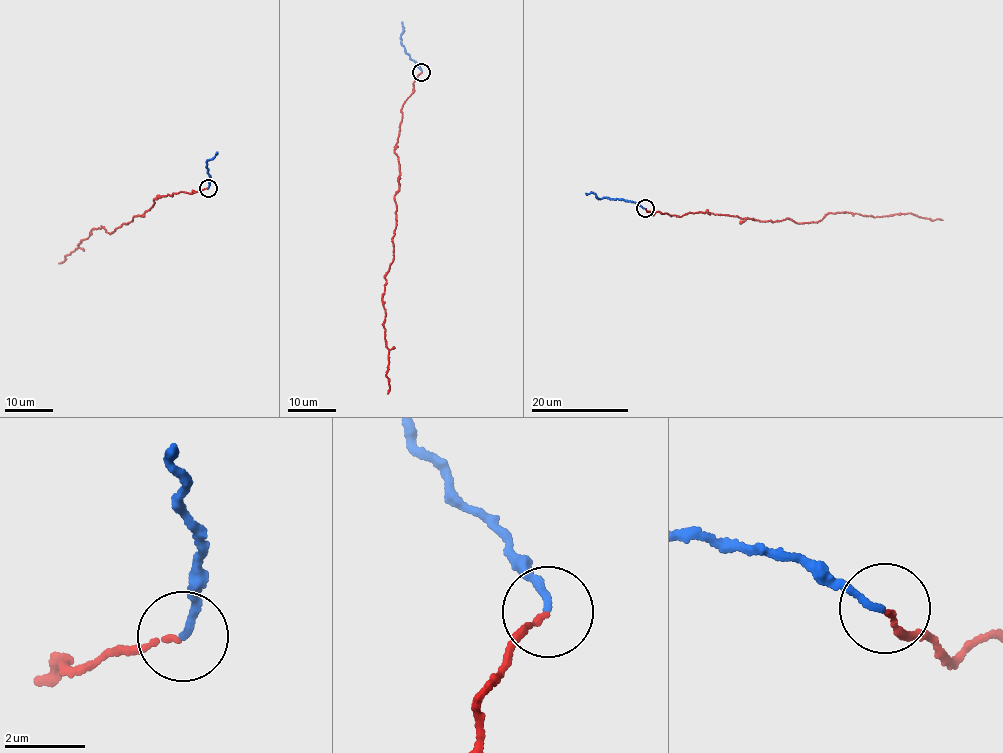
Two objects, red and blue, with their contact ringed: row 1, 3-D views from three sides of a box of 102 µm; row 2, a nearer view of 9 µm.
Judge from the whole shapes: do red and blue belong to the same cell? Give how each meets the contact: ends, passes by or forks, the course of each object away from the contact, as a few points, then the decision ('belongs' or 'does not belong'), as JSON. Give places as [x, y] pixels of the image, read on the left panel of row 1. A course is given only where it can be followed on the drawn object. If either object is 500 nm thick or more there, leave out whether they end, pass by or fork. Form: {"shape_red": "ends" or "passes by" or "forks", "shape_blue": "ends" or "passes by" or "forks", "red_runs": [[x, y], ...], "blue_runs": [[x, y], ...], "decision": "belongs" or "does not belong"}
{"shape_red": "ends", "shape_blue": "ends", "red_runs": [[208, 189], [154, 198], [148, 211], [111, 234], [102, 226], [93, 229], [77, 245], [78, 248], [58, 263]], "blue_runs": [[208, 188], [210, 178], [207, 162], [218, 153]], "decision": "does not belong"}

